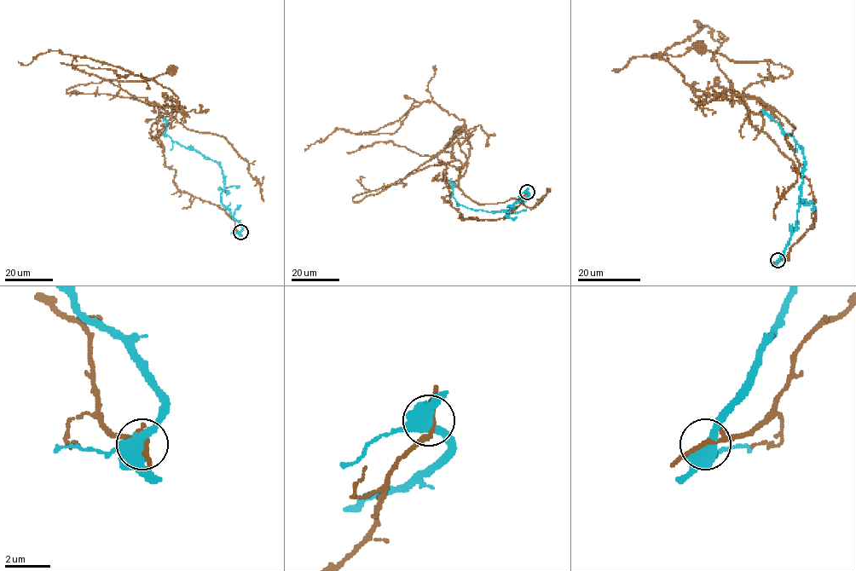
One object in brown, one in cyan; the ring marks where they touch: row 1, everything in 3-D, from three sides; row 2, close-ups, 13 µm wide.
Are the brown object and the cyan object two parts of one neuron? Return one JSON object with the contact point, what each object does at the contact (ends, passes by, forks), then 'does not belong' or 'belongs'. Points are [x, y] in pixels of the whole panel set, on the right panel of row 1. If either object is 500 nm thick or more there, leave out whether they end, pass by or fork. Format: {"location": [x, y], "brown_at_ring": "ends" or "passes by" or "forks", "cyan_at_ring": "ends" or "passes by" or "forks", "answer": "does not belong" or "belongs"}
{"location": [777, 260], "brown_at_ring": "forks", "cyan_at_ring": "forks", "answer": "does not belong"}

